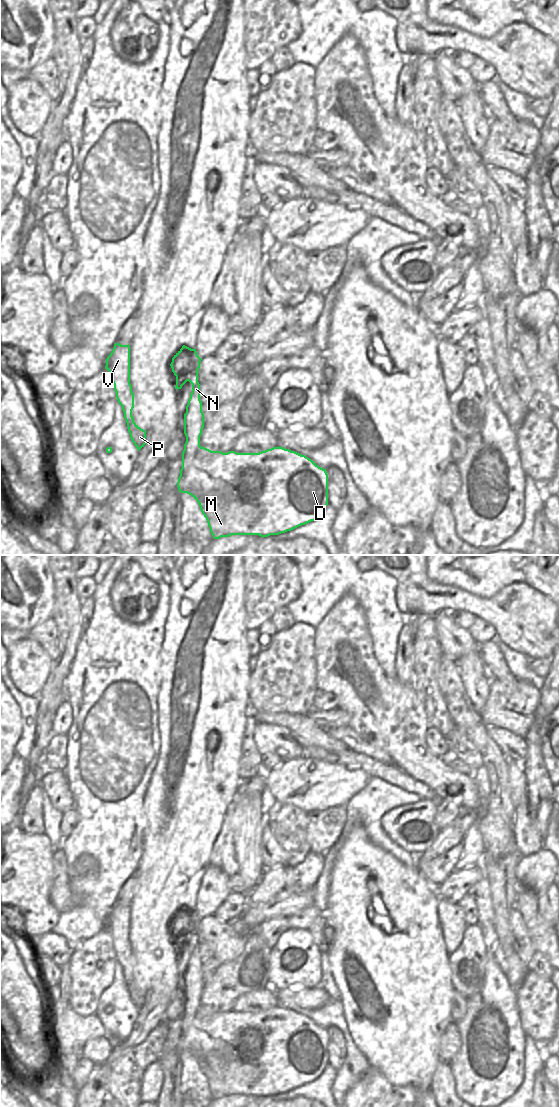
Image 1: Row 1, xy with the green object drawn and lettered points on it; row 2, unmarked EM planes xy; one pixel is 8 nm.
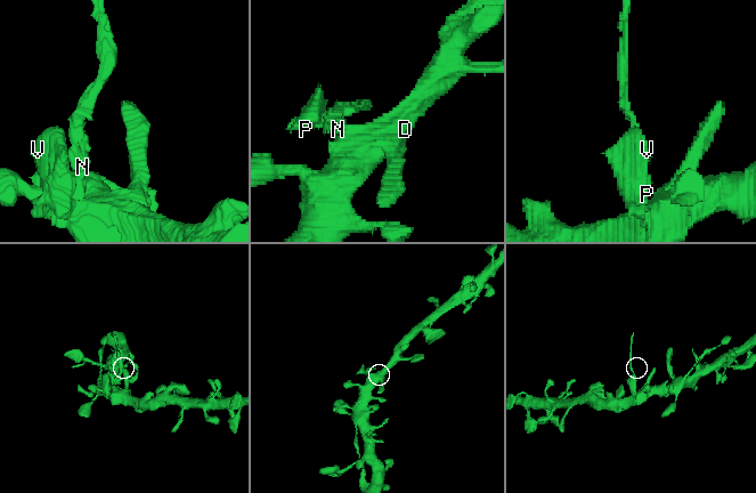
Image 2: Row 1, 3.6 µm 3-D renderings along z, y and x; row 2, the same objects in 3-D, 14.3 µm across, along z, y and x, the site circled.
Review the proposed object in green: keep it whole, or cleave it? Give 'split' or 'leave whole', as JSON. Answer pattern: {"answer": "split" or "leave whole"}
{"answer": "split"}

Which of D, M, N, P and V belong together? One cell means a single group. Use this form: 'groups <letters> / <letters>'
groups D M P V / N

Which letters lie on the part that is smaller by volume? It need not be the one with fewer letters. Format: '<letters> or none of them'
N

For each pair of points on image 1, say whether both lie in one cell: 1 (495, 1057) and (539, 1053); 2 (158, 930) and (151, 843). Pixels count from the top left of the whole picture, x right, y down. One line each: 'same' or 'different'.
1: different
2: same

